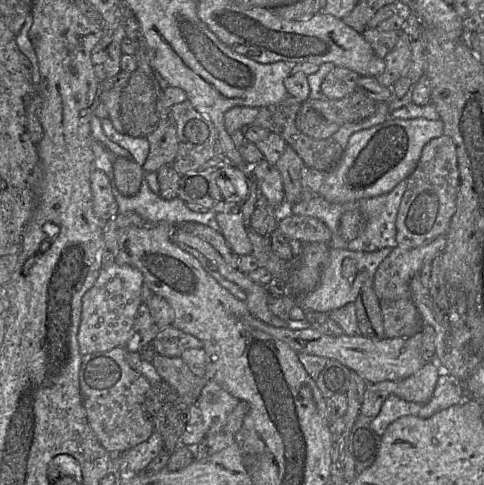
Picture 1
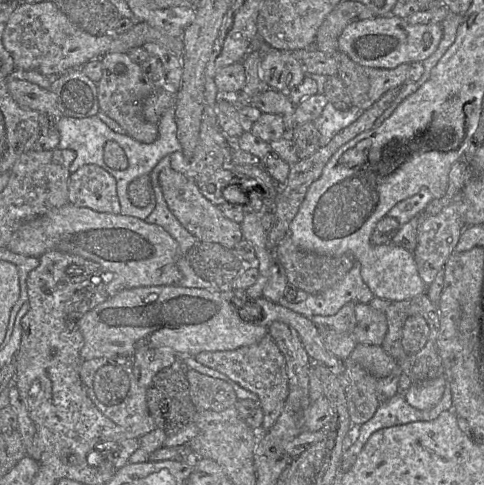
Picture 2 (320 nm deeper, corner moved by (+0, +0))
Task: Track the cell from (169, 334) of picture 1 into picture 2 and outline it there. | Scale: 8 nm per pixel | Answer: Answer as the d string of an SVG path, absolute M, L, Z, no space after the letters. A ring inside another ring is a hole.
M270 335L249 346L235 350L201 352L193 358L198 363L226 375L243 389L258 396L258 407L263 411L263 423L259 434L273 427L282 414L288 396L288 380L285 359Z

